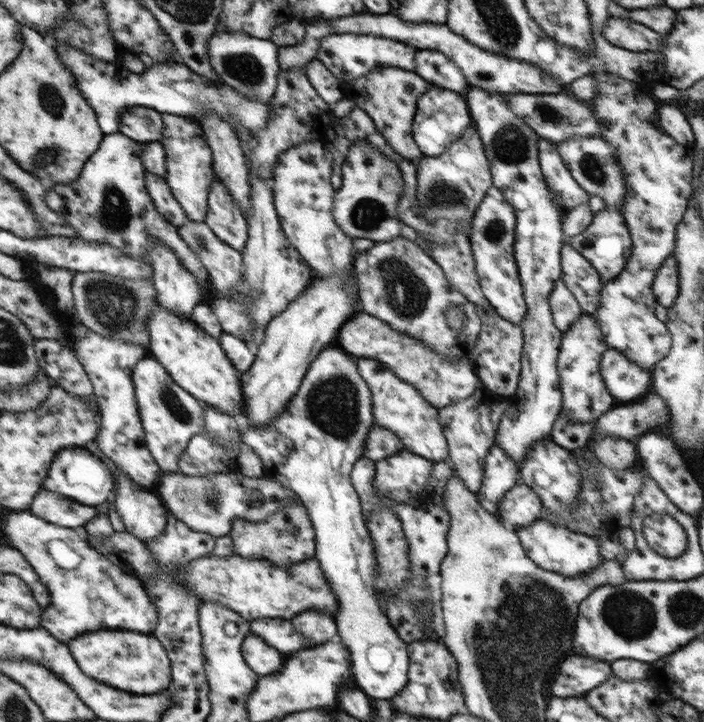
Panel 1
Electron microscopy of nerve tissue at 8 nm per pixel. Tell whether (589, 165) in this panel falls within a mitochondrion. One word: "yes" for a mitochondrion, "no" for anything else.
yes

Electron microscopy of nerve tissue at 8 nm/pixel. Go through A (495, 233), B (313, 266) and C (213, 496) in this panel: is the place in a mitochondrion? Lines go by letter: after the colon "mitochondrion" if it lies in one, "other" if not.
A: mitochondrion
B: other
C: mitochondrion

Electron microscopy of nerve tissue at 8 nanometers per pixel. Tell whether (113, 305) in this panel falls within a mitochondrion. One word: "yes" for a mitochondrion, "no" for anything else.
yes

